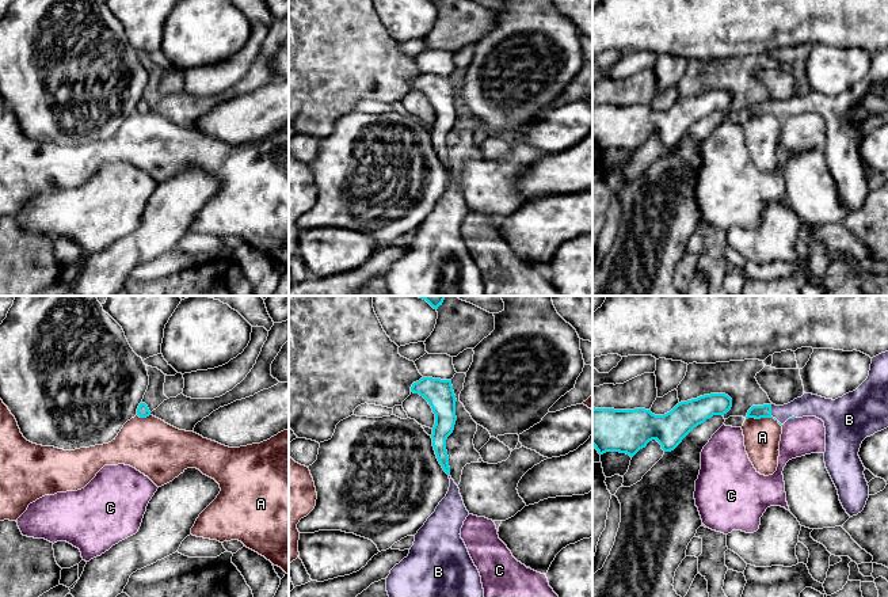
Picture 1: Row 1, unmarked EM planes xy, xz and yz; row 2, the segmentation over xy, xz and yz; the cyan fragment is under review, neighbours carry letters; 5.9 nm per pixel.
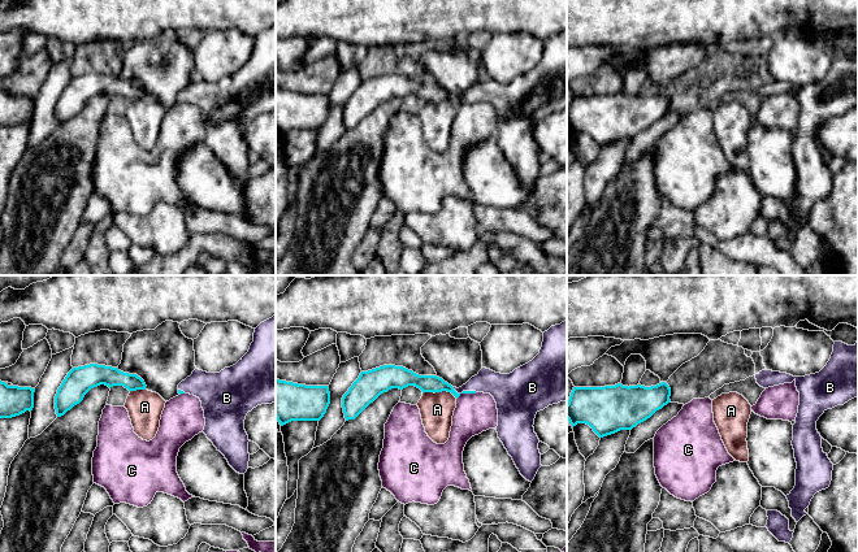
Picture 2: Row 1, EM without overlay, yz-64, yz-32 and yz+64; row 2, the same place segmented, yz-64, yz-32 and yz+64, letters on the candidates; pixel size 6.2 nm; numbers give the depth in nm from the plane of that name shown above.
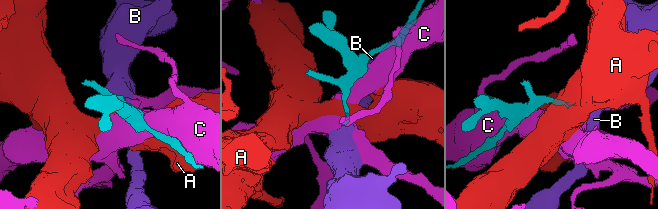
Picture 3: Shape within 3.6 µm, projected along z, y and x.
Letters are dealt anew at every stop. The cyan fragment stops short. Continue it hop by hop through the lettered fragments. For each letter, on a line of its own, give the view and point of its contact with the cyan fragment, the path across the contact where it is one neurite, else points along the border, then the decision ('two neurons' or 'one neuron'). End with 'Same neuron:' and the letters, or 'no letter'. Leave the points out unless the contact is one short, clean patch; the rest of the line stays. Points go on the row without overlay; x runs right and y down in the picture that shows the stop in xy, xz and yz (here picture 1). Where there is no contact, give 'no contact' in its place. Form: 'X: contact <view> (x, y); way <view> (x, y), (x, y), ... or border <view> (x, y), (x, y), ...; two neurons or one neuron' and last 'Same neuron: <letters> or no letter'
A: contact yz (763, 113); border yz (746, 114), (773, 114), (781, 122); two neurons
B: contact yz (770, 111); way yz (755, 107), (770, 111), (808, 101); one neuron
C: contact yz (792, 114); two neurons
Same neuron: B

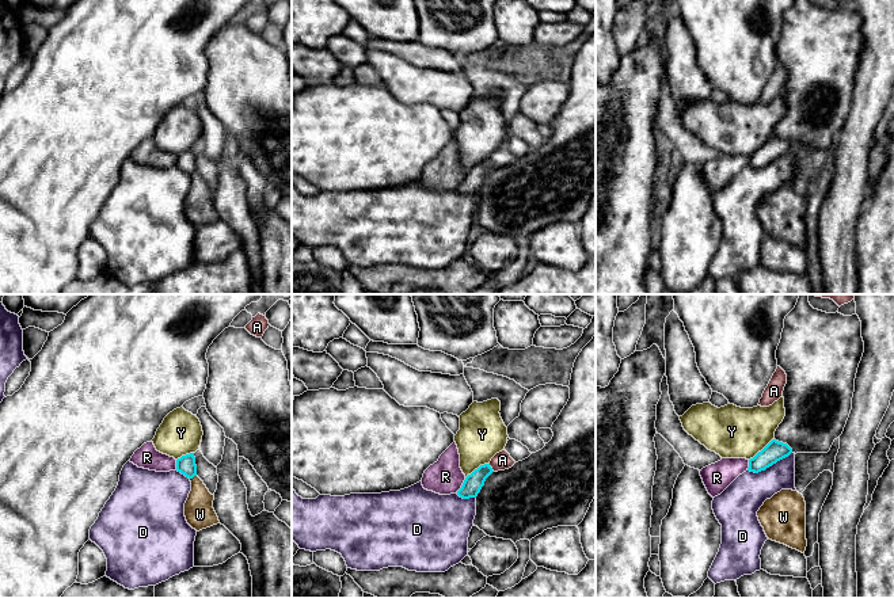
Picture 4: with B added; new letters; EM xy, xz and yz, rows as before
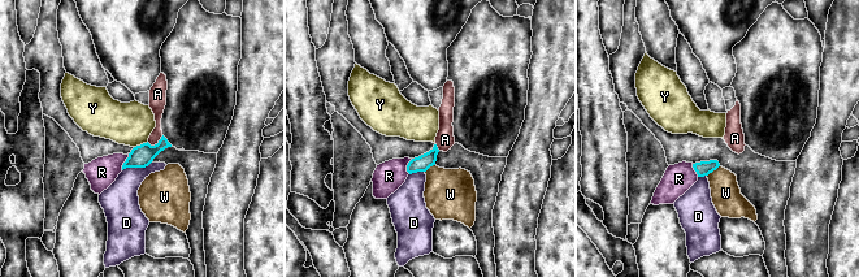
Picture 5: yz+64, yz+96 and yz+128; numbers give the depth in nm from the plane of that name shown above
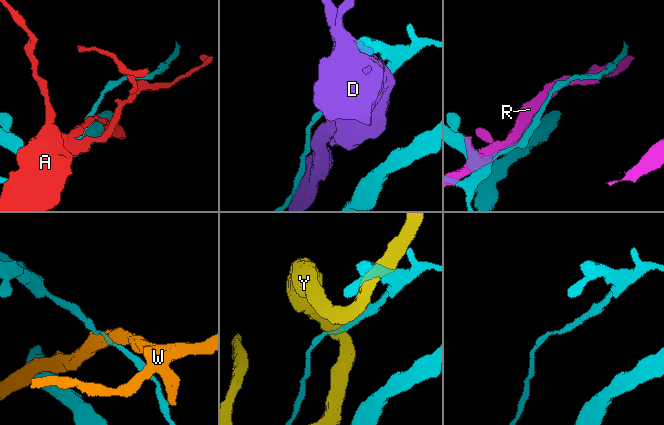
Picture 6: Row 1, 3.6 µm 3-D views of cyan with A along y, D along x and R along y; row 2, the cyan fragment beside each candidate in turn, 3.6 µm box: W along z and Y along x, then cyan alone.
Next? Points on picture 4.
A: contact xz (490, 163); border xz (489, 159), (494, 167); two neurons
D: contact yz (769, 162); two neurons
R: contact xz (463, 181); two neurons
W: contact xy (193, 172); two neurons
Y: contact yz (763, 145); two neurons
Same neuron: no letter

